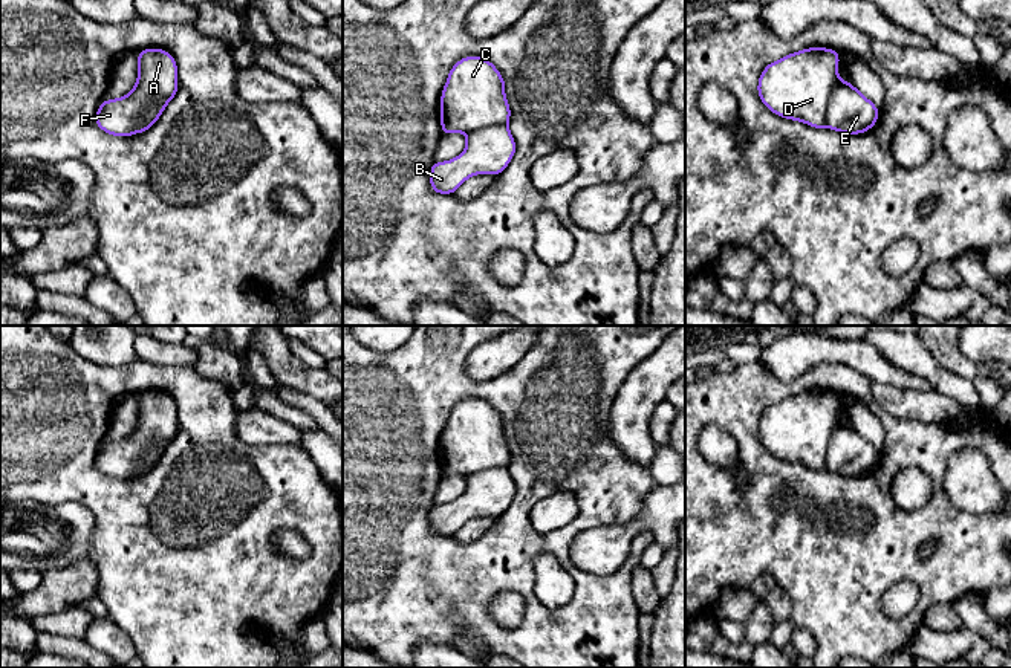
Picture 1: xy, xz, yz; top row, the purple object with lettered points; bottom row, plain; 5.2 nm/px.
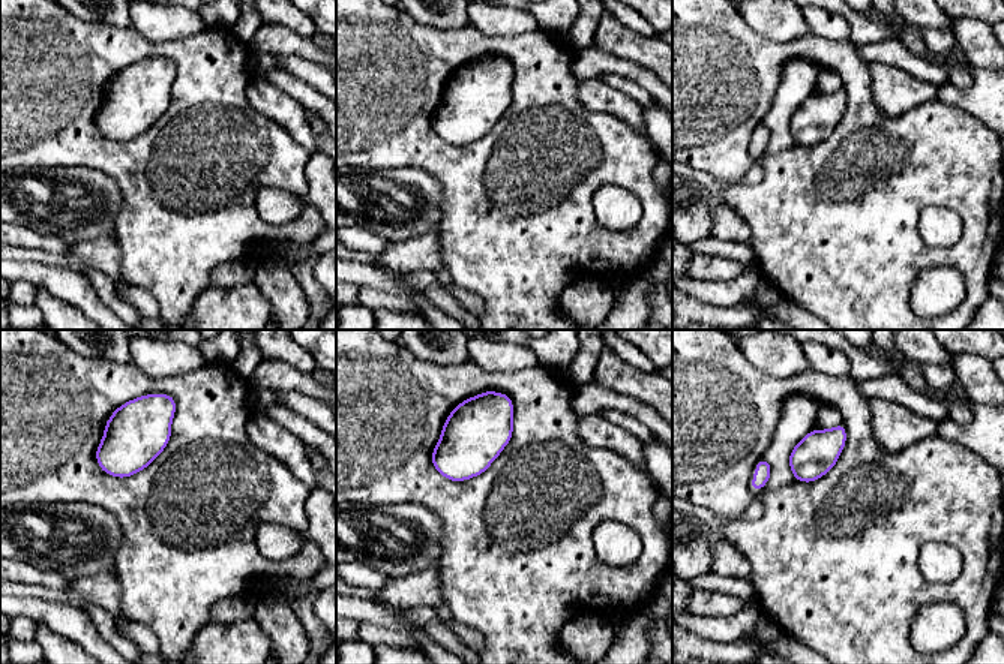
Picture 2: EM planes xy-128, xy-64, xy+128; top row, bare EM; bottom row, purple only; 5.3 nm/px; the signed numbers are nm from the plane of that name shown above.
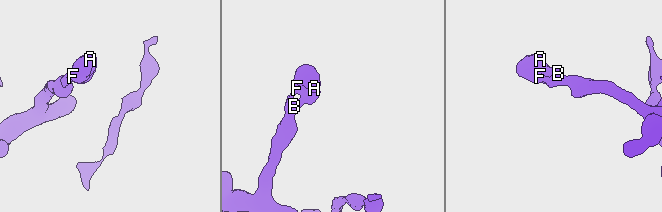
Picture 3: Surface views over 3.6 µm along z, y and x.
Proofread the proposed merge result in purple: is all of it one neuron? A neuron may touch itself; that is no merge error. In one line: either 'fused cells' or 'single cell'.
single cell

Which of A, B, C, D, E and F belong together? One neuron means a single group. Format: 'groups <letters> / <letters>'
groups A B C D E F

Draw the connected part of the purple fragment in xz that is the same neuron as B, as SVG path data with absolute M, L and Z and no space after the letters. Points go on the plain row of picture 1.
M482 399L459 402L440 437L440 468L442 477L466 475L466 488L457 500L431 507L433 533L454 537L474 517L500 517L517 491L508 471L509 460L499 411Z

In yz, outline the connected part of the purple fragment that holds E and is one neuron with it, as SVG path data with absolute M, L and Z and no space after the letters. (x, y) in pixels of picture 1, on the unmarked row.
M808 390L769 405L757 426L762 446L780 460L814 471L827 469L844 477L870 472L879 460L879 452L855 428L838 420L838 404L840 394L834 391Z

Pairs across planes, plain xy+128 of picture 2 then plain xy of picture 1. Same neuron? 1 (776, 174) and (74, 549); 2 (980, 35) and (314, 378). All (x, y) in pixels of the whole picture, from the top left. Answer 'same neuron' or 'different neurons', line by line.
1: different neurons
2: different neurons

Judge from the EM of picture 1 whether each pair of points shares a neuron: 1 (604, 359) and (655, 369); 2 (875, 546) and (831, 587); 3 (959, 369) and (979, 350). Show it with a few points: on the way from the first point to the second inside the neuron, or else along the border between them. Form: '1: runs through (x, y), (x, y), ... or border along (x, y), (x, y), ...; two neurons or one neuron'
1: border along (663, 343), (630, 372), (615, 396); two neurons
2: runs through (864, 554), (841, 577); one neuron
3: border along (956, 341), (956, 347), (978, 364); two neurons

